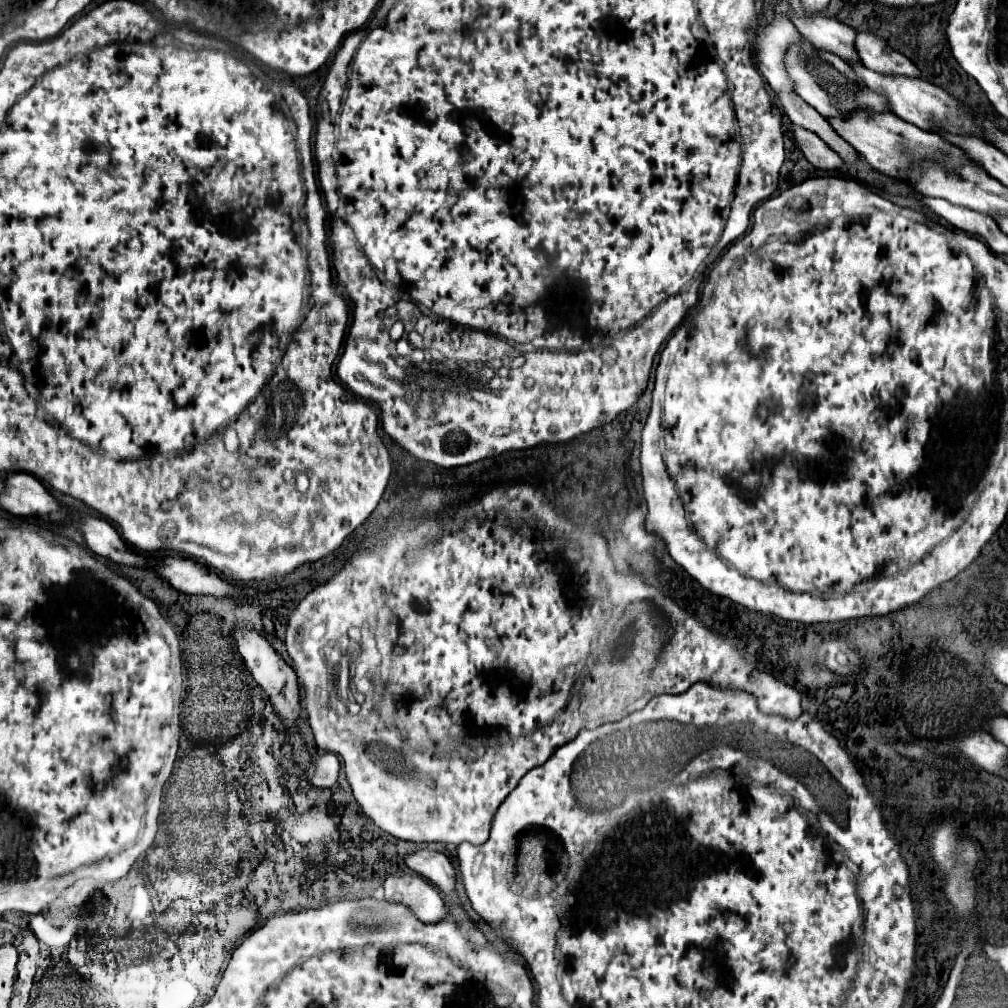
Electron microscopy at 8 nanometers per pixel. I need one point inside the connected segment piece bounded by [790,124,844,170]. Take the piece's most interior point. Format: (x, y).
(817, 153)

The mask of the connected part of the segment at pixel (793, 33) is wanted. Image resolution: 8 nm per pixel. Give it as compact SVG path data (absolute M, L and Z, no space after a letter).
M788 16L774 18L756 30L754 48L758 58L758 70L776 92L792 90L792 82L788 80L784 70L784 54L786 48L796 40L800 40L800 34L788 20Z

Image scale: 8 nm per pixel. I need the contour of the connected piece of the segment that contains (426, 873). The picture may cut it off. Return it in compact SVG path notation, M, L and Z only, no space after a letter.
M418 850L418 852L412 852L406 856L406 866L410 870L418 872L420 876L424 876L426 880L430 880L444 894L452 896L454 882L456 882L454 868L444 854L432 852L432 850Z

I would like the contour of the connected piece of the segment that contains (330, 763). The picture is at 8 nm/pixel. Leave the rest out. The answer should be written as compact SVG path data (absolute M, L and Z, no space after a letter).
M326 752L322 756L312 758L312 768L306 770L306 776L308 776L308 782L318 788L334 788L338 780L338 770L340 770L338 758Z

